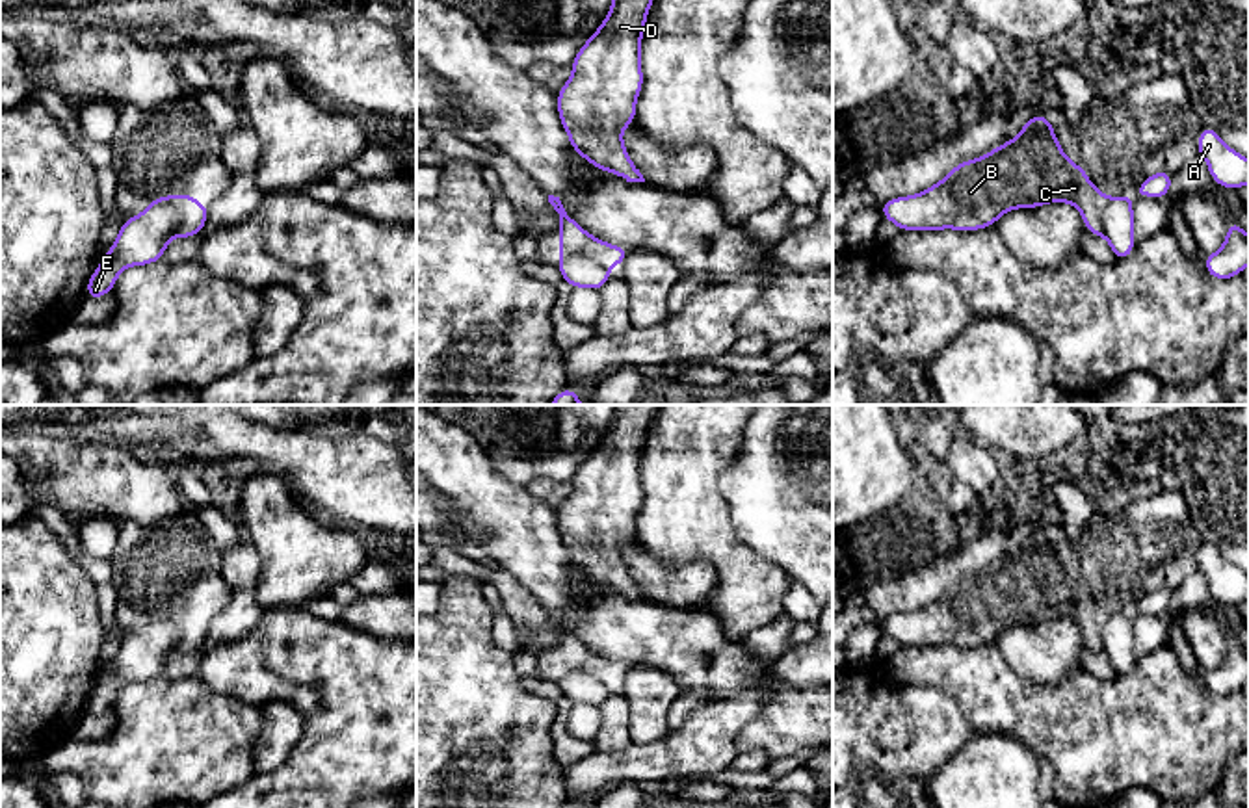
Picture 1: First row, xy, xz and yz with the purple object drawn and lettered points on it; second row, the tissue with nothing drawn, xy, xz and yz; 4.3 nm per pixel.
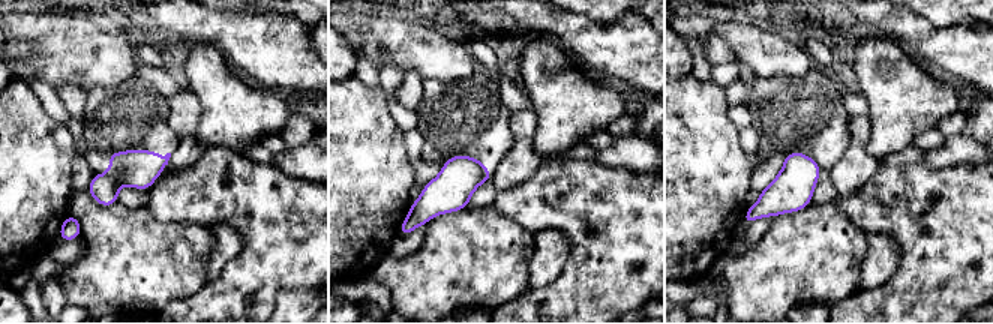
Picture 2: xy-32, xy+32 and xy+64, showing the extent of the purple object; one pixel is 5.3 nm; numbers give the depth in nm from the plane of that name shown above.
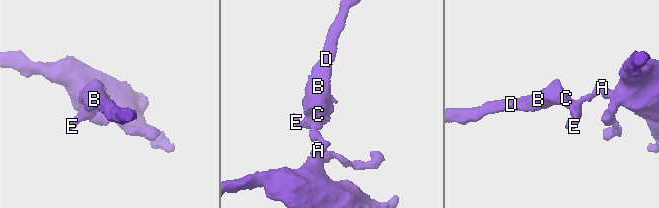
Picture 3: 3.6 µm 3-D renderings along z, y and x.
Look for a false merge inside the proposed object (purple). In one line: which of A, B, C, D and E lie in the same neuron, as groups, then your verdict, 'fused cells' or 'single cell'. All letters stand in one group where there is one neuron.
A E / B C D; fused cells

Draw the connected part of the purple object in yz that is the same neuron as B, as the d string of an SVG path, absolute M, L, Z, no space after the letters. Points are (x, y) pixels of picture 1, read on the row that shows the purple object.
M1037 113L1011 141L978 160L961 162L916 195L887 201L879 212L900 230L972 232L994 227L1013 208L1048 202L1074 204L1089 234L1104 234L1108 197L1091 184L1082 165L1067 158L1050 117Z

